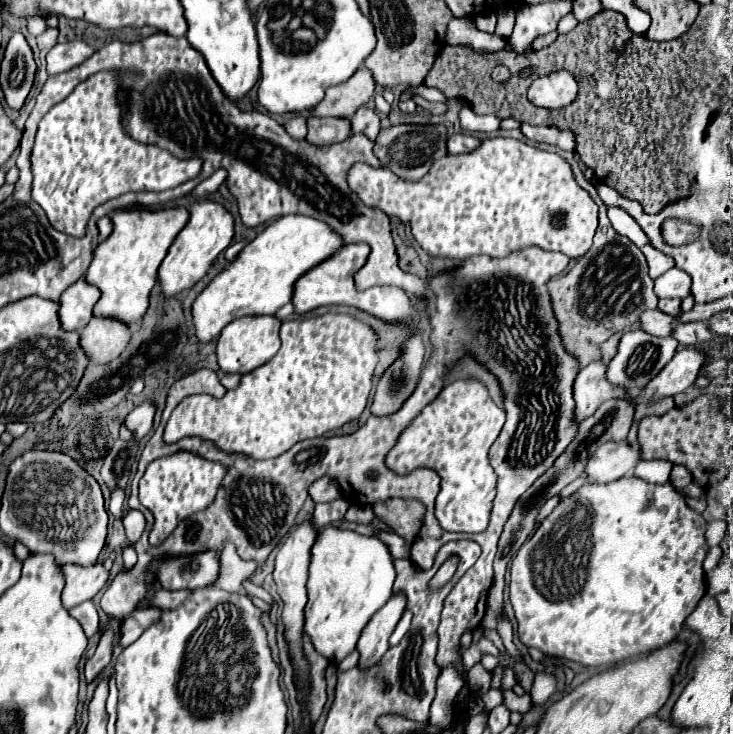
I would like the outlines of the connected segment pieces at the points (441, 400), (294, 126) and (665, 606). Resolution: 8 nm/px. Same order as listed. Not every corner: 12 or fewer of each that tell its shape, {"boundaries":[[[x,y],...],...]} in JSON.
{"boundaries":[[[458,379],[400,433],[385,463],[440,475],[446,531],[488,527],[488,449],[506,413]],[[296,115],[284,123],[288,135],[304,139],[306,119]],[[636,475],[564,497],[510,567],[520,641],[668,645],[708,521]]]}

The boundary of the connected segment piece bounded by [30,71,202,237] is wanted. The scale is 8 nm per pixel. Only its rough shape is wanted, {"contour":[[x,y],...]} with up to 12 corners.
{"contour":[[118,71],[40,121],[32,199],[84,237],[126,191],[194,179],[200,157],[126,133]]}

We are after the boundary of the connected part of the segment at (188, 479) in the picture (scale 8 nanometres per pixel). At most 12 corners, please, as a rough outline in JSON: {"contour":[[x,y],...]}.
{"contour":[[192,451],[154,459],[140,503],[150,545],[216,499],[224,465]]}

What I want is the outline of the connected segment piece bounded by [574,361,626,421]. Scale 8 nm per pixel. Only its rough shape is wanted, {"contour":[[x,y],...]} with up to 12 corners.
{"contour":[[602,361],[574,381],[574,421],[584,421],[626,391],[608,383]]}

